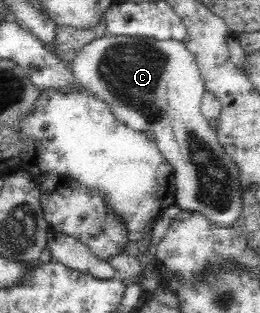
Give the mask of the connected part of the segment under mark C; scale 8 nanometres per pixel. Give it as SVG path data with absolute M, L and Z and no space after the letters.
M107 34L103 37L91 40L87 45L84 45L75 56L75 59L72 59L71 63L69 63L69 68L74 75L74 80L81 84L83 88L89 90L91 94L102 99L104 102L107 102L107 104L111 106L111 110L114 111L115 117L121 123L124 123L127 127L134 129L136 132L151 131L151 133L153 133L153 137L155 137L155 145L159 148L164 159L171 165L176 187L176 201L181 210L201 213L204 216L207 216L207 219L216 223L219 228L234 228L233 223L239 219L243 208L243 187L239 184L240 170L230 159L228 159L227 155L225 155L221 144L218 143L217 134L211 129L208 119L200 110L200 103L204 92L204 83L201 79L199 66L197 65L195 56L185 47L183 42L174 39L160 40L147 36L129 37L111 36Z

